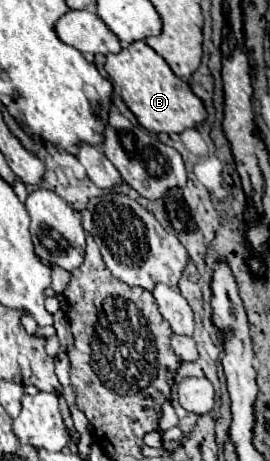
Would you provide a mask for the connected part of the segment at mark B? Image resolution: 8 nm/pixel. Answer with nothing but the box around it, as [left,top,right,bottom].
[104,42,208,134]

